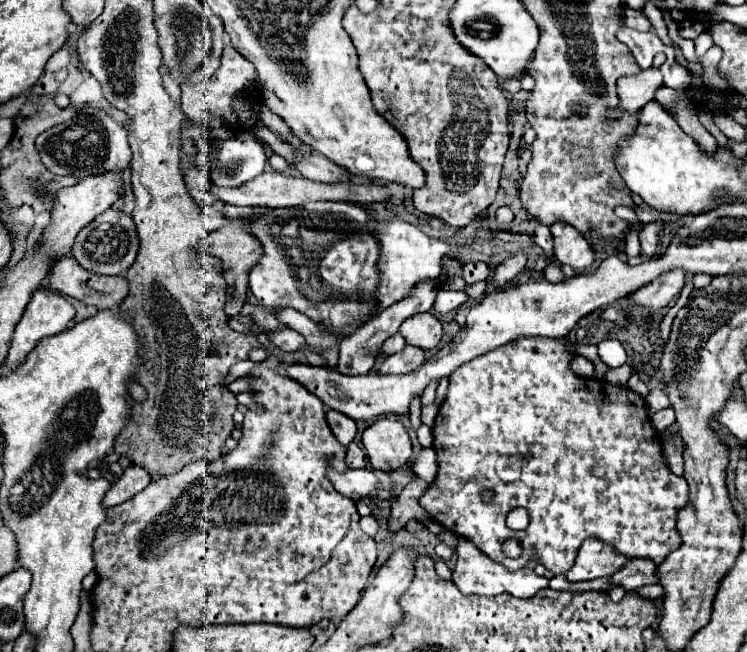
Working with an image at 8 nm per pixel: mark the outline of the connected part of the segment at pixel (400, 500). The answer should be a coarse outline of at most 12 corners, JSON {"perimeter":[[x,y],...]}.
{"perimeter":[[414,478],[400,496],[390,498],[390,530],[410,520],[430,518],[420,506],[428,482]]}

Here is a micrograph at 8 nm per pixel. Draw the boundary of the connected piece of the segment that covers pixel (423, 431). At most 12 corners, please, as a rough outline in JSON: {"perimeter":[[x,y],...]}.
{"perimeter":[[422,424],[416,432],[422,447],[433,447],[432,428]]}

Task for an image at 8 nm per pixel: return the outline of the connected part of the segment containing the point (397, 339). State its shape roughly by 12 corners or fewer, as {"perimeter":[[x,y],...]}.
{"perimeter":[[400,334],[386,338],[376,356],[390,356],[406,346]]}

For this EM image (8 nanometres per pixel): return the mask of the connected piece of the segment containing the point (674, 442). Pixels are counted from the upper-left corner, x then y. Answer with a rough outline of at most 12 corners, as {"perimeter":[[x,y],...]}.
{"perimeter":[[678,434],[670,440],[662,436],[664,456],[670,470],[682,476],[682,440]]}

